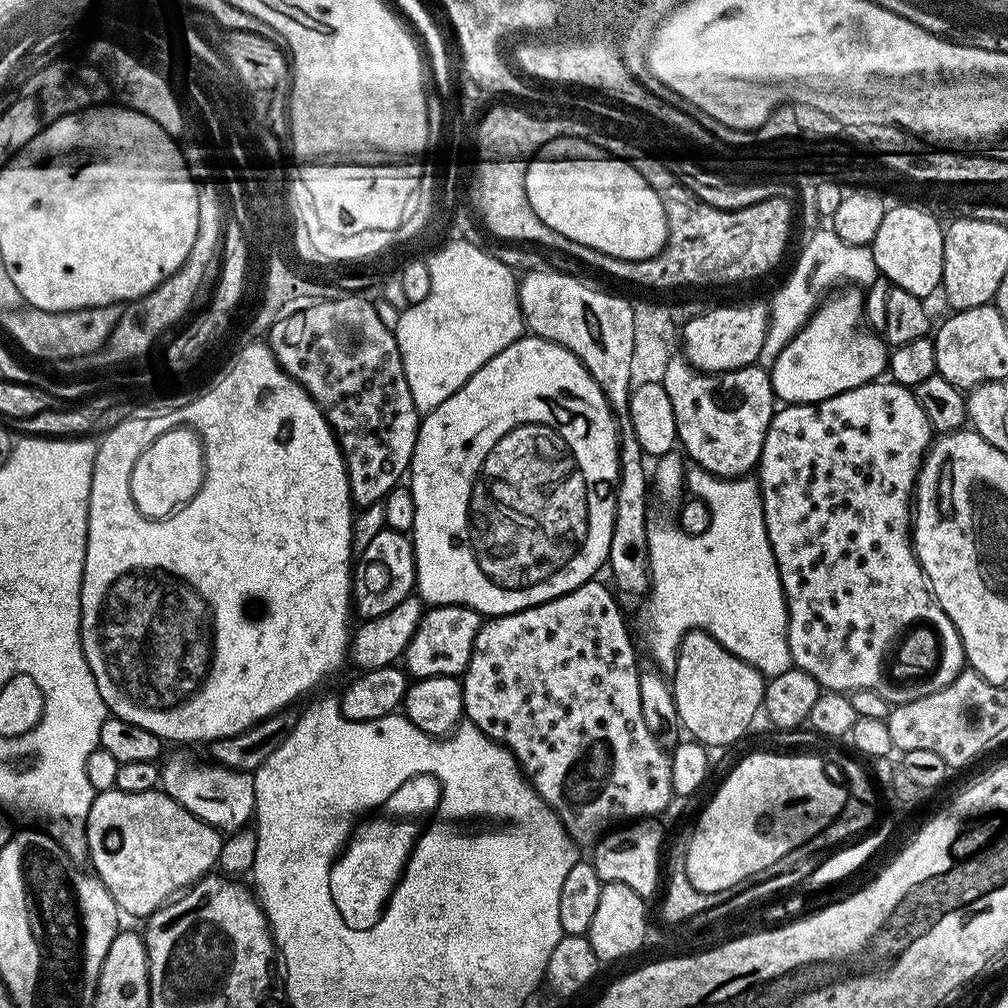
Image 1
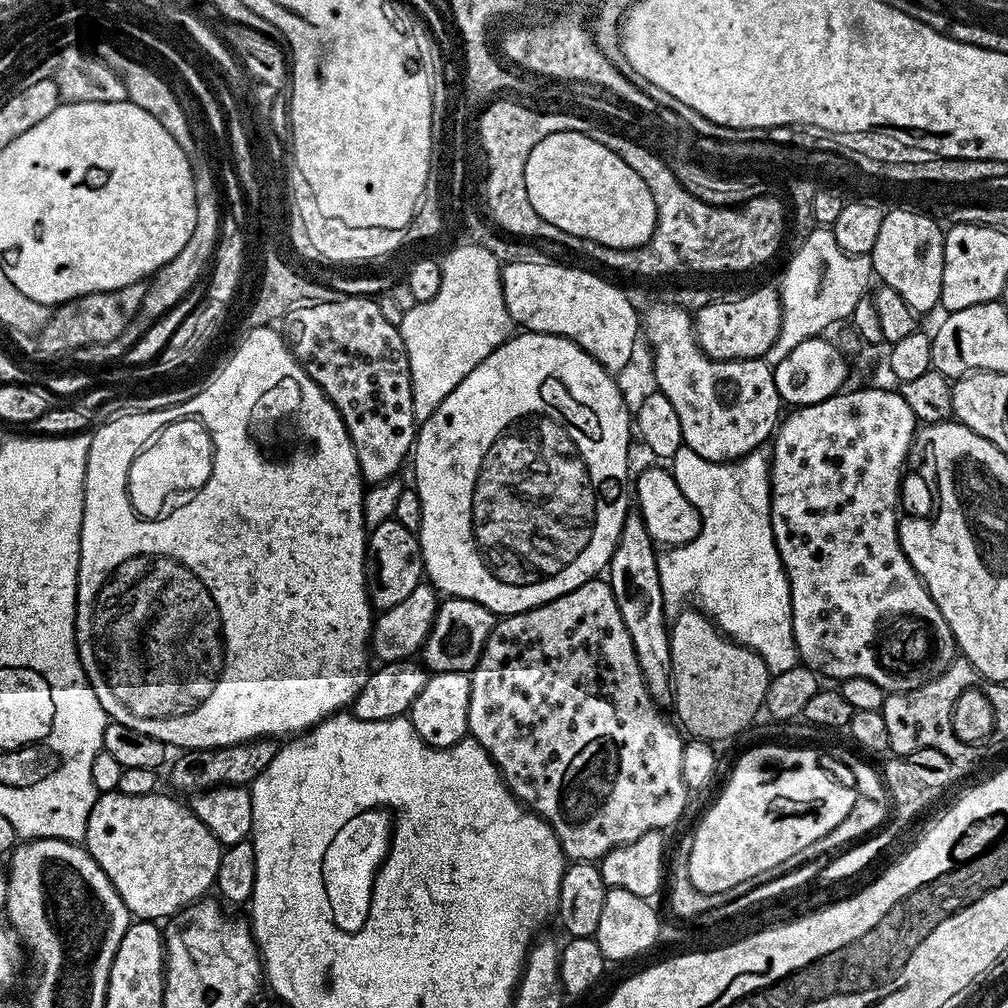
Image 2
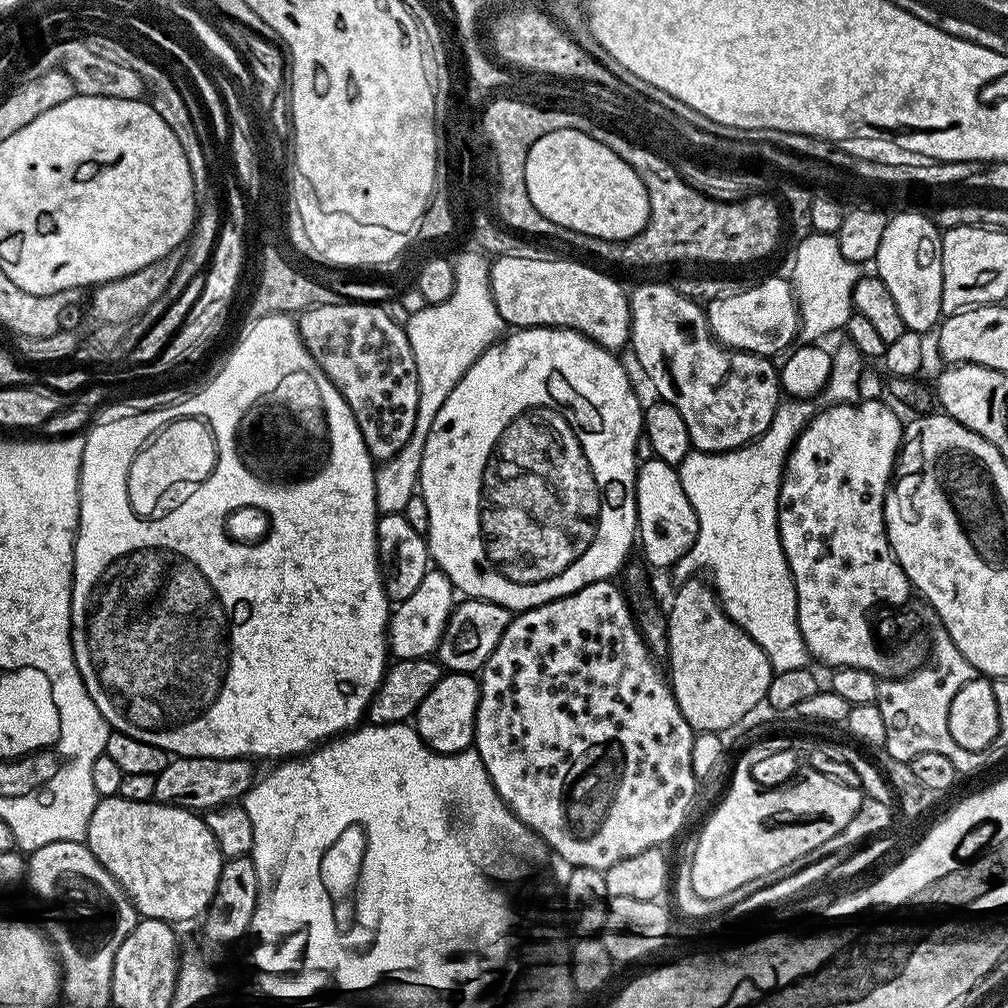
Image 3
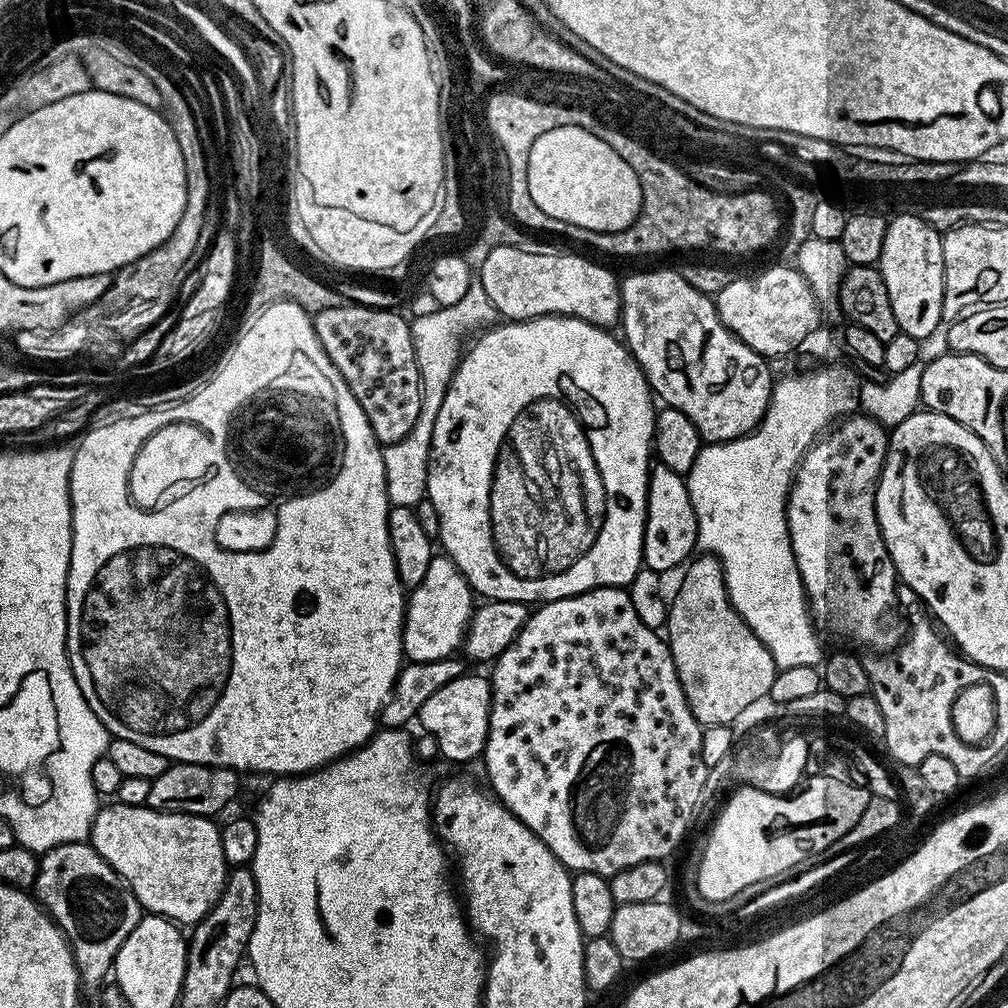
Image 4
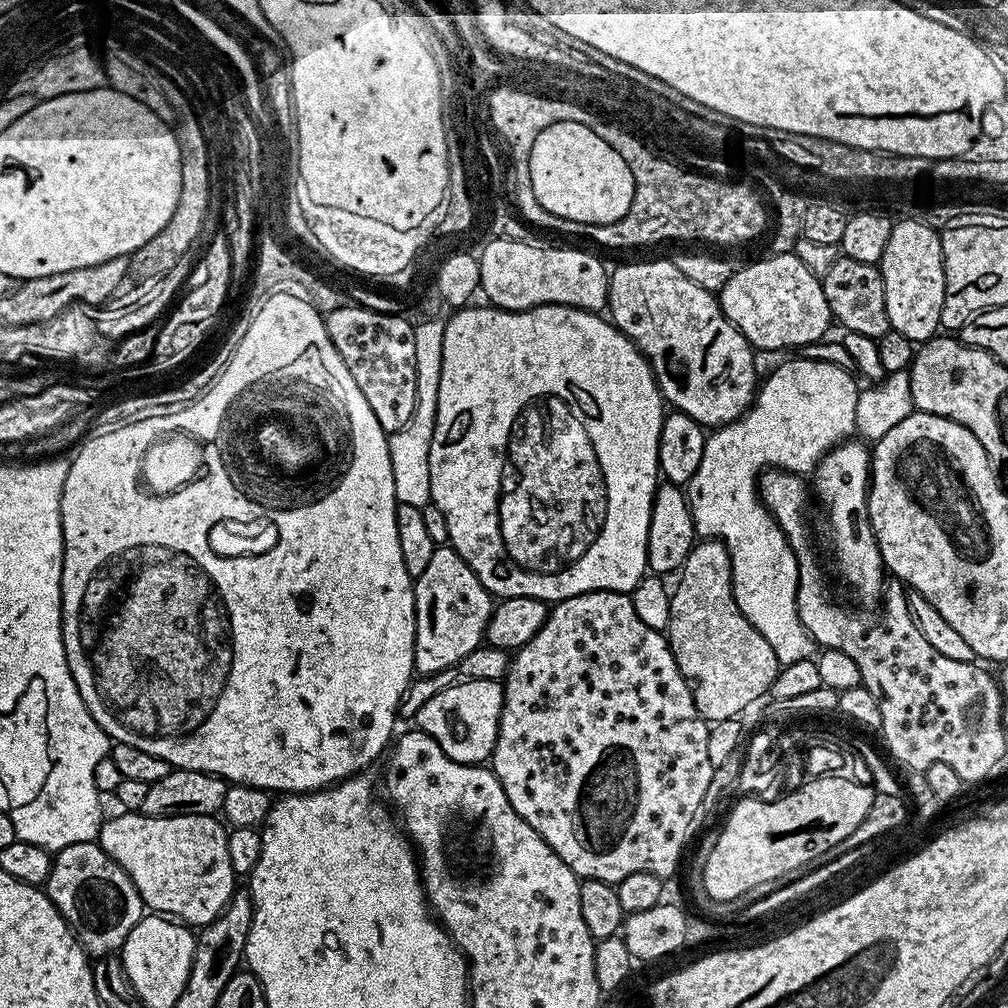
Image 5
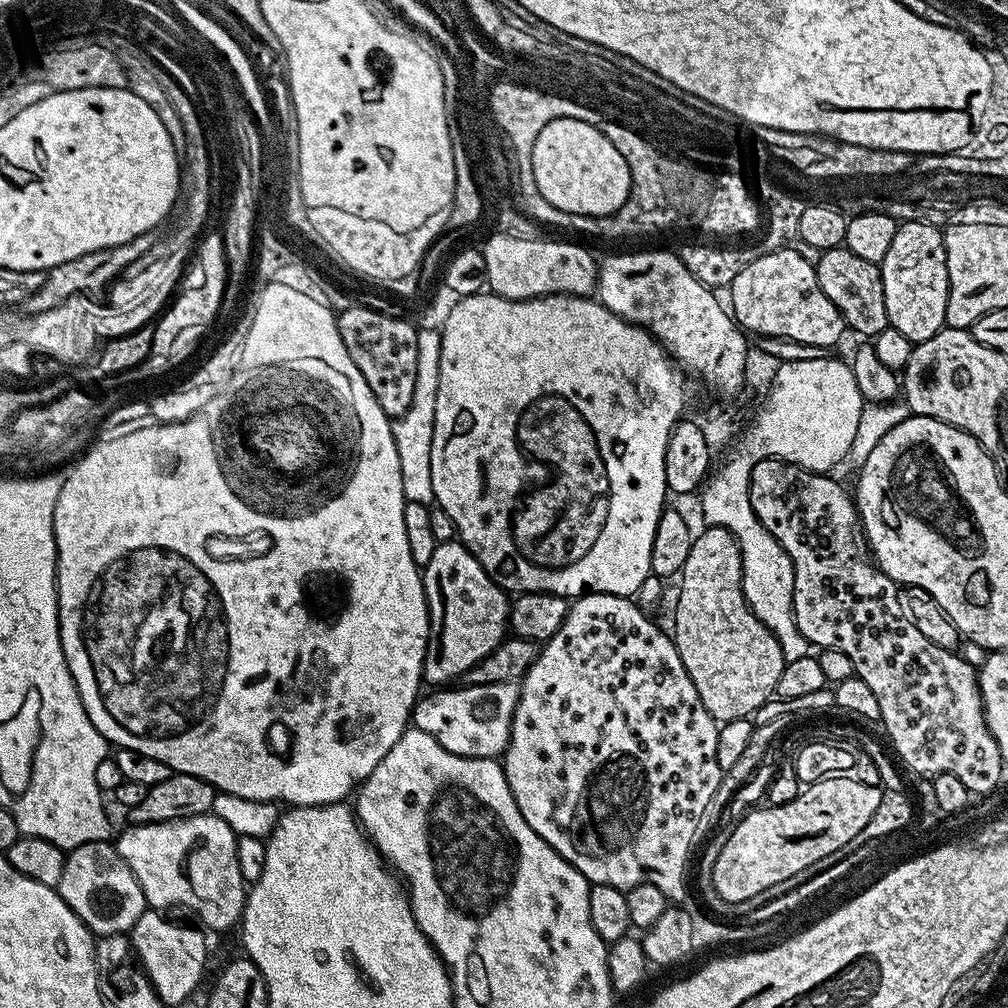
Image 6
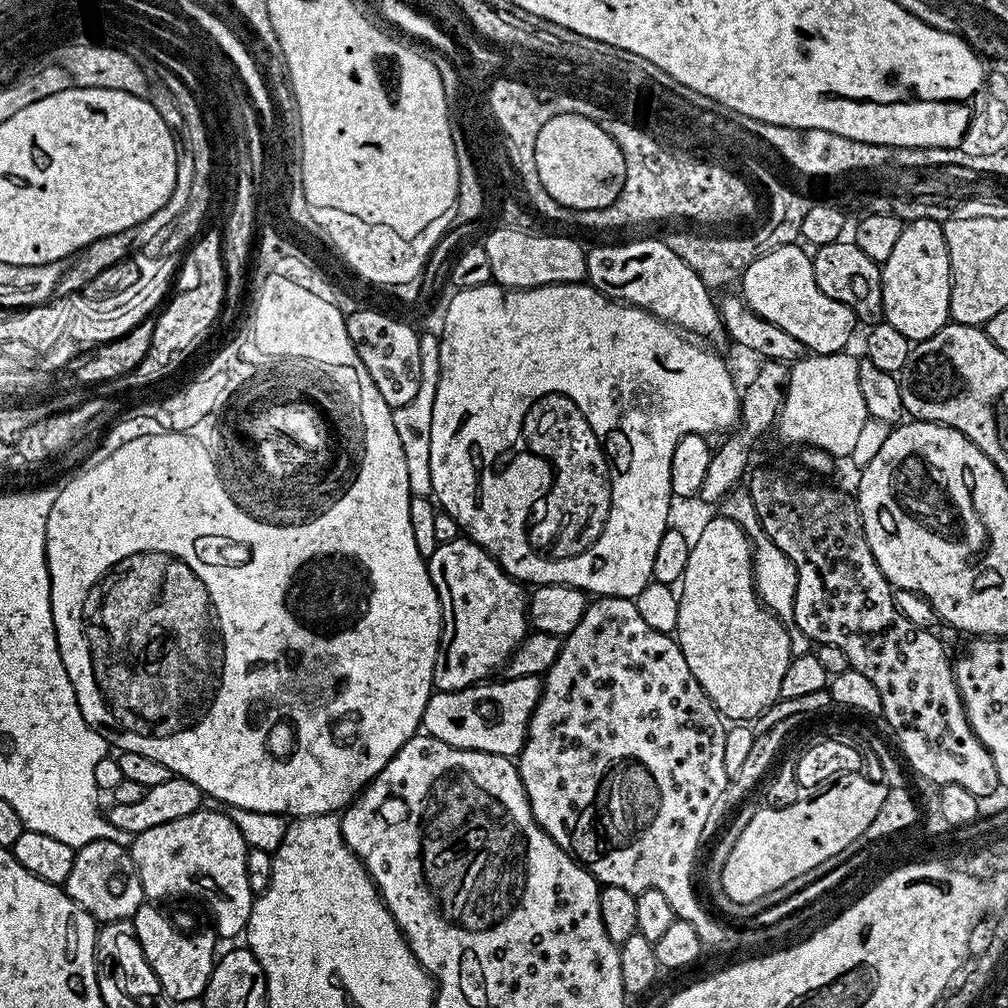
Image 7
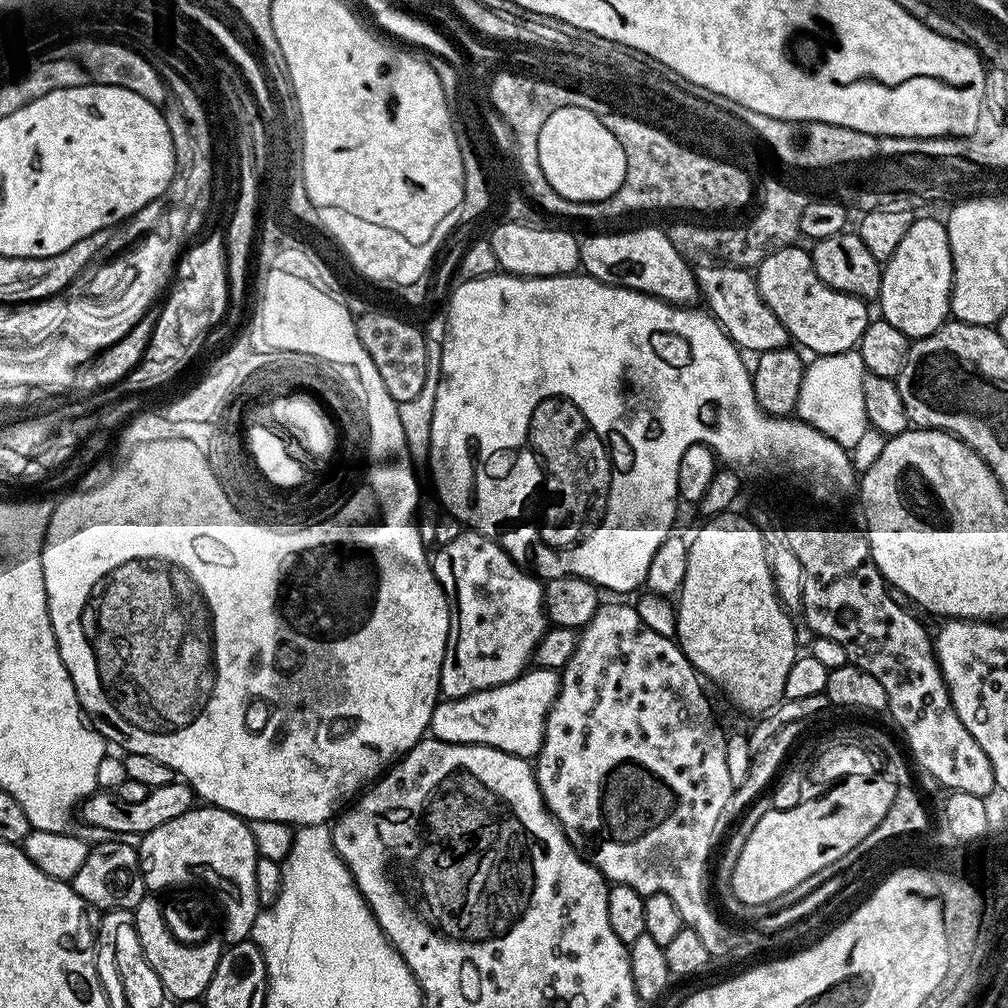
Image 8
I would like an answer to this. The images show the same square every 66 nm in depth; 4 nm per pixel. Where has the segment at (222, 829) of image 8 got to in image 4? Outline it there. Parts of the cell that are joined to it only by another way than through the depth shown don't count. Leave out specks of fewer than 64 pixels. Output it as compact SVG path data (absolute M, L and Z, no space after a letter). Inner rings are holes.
M119 802L105 804L108 805L97 811L92 823L92 849L123 878L145 913L163 916L180 926L195 926L216 905L228 877L230 865L224 861L217 821L207 816L159 812L147 806L126 806Z

